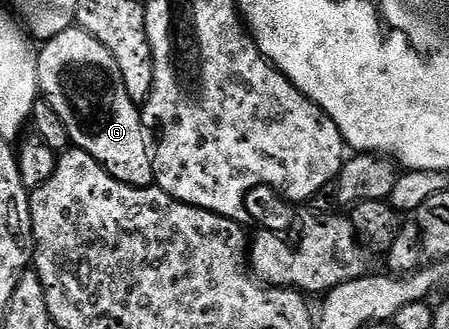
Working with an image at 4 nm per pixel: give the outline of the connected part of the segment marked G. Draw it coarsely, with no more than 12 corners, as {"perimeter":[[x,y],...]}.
{"perimeter":[[78,25],[38,48],[39,92],[117,181],[155,182],[144,116]]}

